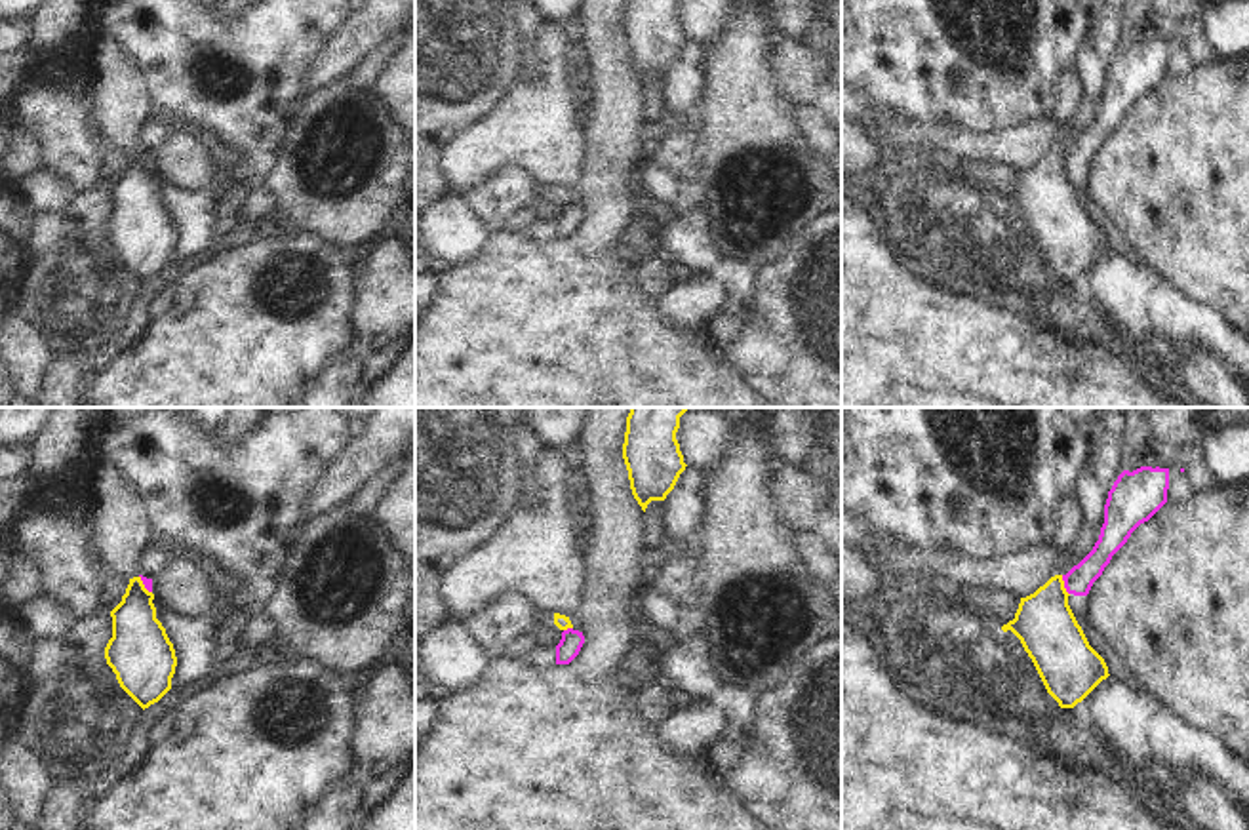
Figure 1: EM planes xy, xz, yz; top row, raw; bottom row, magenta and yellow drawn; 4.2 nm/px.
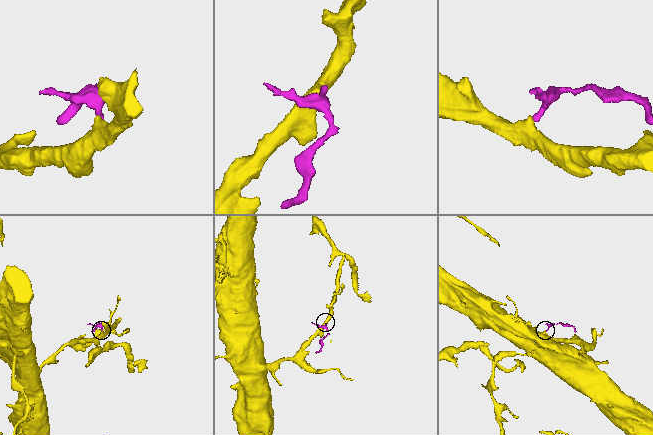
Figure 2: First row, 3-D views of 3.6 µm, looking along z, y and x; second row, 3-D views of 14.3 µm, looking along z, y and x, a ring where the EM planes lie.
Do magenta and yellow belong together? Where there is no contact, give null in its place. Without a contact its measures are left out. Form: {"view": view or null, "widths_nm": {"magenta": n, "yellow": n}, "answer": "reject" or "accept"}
{"view": "yz", "widths_nm": {"magenta": 120, "yellow": 260}, "answer": "reject"}

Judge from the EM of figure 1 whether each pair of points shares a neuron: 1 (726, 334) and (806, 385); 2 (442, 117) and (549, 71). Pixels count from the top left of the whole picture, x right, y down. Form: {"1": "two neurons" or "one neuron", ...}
{"1": "two neurons", "2": "two neurons"}

